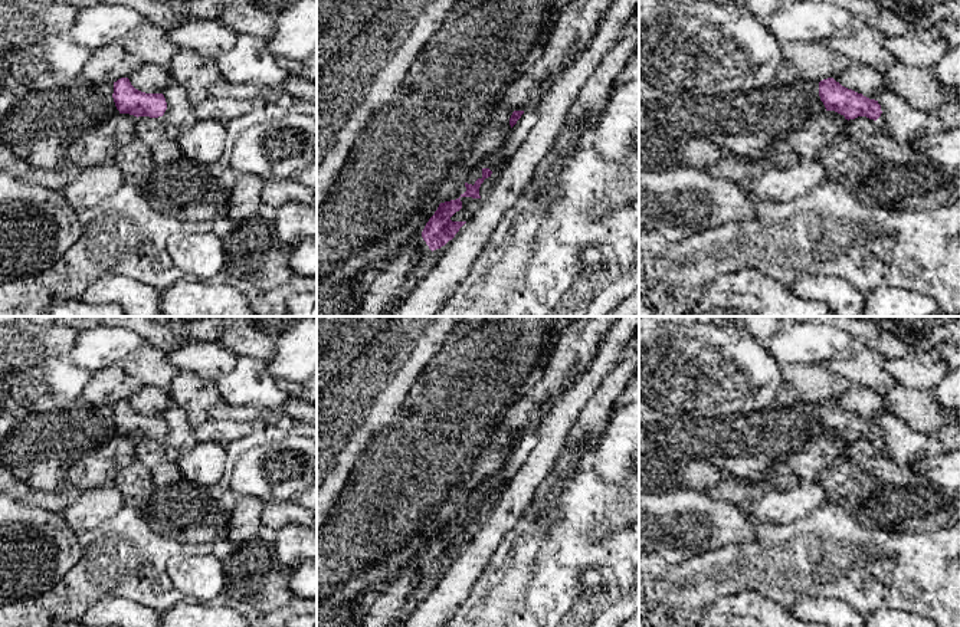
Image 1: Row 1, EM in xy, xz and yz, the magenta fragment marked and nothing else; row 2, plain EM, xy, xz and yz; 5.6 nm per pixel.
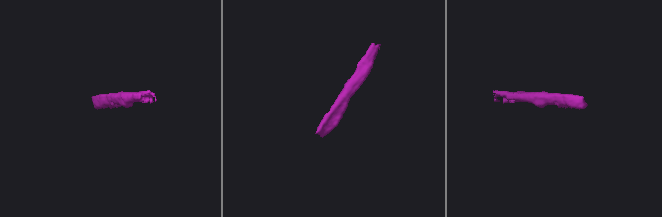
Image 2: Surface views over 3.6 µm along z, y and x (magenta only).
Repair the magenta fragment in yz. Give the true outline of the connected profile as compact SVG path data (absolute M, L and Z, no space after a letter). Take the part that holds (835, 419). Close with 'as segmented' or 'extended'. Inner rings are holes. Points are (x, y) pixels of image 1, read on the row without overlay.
M833 400L820 404L794 404L794 407L809 407L820 418L826 433L835 433L845 439L845 441L855 441L866 439L877 443L882 433L875 421L869 421L862 416L842 408Z; extended

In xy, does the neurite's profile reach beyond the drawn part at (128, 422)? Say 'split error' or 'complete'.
split error

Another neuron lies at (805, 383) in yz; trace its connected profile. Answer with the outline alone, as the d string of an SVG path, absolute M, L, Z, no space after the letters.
M825 362L780 364L783 381L777 393L779 401L787 406L820 404L838 398L851 388L851 383L832 372Z

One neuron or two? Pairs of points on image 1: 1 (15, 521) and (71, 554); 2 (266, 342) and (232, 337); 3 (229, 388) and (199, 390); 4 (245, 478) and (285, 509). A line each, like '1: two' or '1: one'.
1: one
2: one
3: two
4: two

